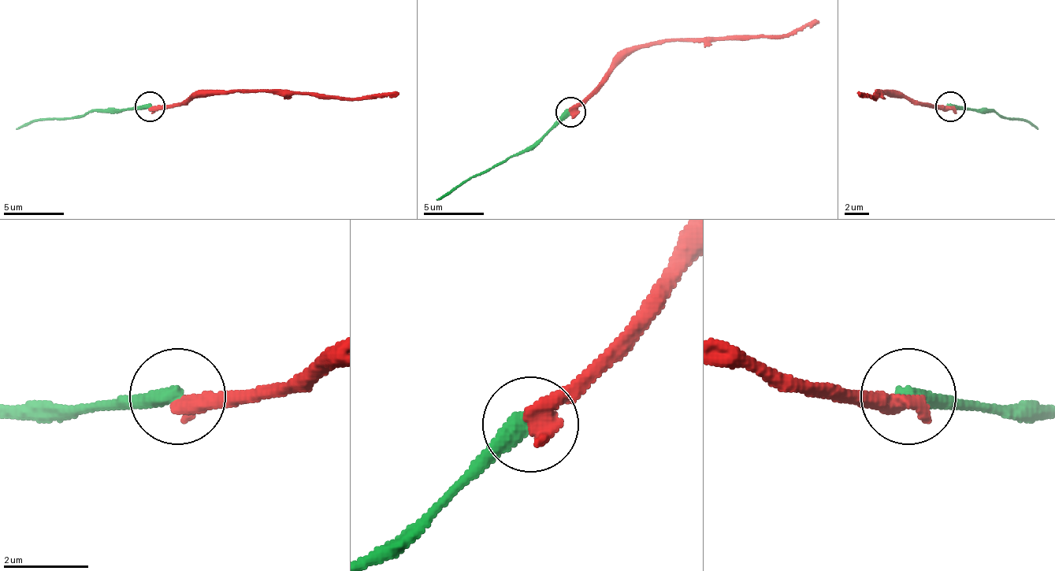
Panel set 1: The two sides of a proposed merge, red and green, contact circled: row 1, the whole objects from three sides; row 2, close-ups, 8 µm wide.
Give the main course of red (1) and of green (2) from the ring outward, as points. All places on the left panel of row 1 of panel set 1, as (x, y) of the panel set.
1: (149, 105), (185, 105), (206, 93), (291, 90), (375, 99), (399, 93)
2: (149, 105), (98, 109), (77, 117), (41, 117), (16, 129)

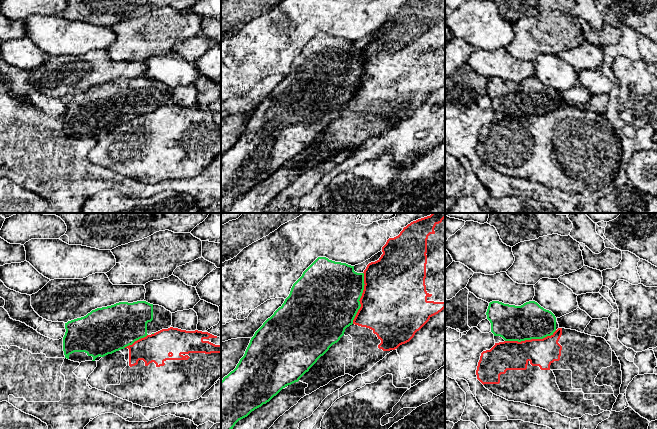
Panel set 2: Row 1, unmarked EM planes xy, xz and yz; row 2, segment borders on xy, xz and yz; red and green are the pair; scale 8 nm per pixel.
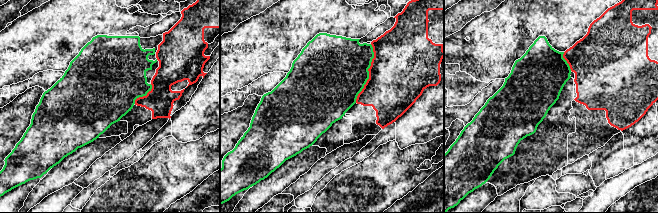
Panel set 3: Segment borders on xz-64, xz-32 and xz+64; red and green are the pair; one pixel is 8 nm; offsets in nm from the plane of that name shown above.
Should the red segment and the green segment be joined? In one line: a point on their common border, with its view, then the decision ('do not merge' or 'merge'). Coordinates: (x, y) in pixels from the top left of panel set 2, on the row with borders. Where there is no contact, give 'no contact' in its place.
contact yz (531, 339); do not merge

